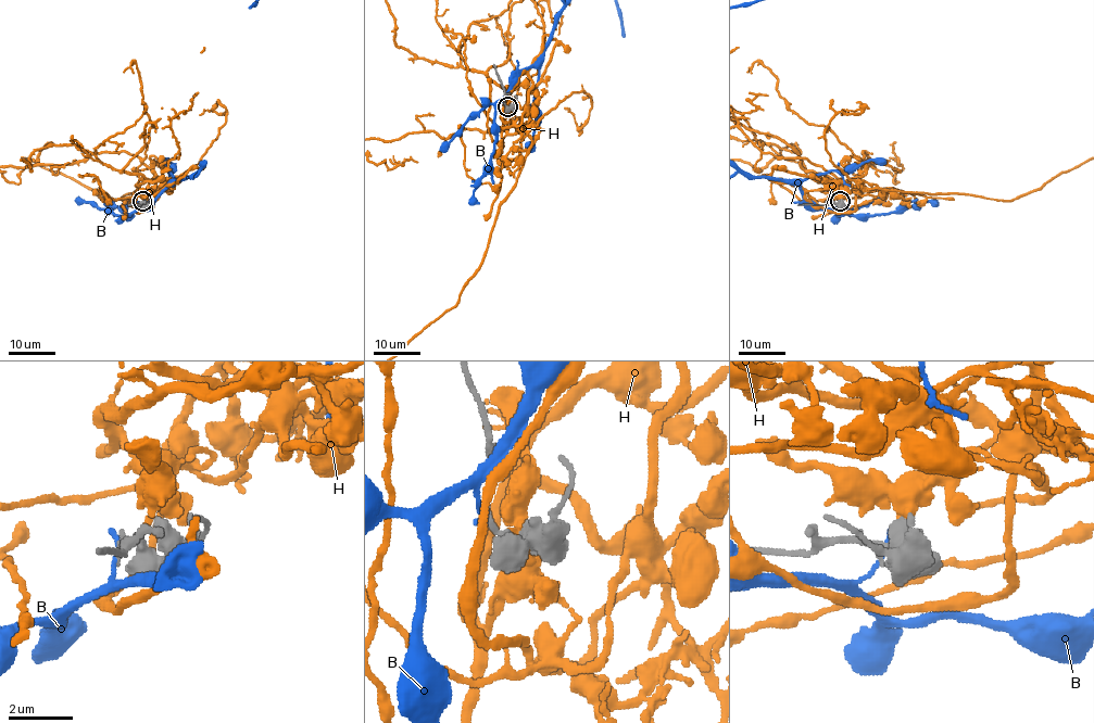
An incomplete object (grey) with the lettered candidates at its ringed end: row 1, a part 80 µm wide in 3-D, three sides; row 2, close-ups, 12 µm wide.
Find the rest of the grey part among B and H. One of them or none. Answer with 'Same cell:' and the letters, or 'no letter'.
Same cell: H

